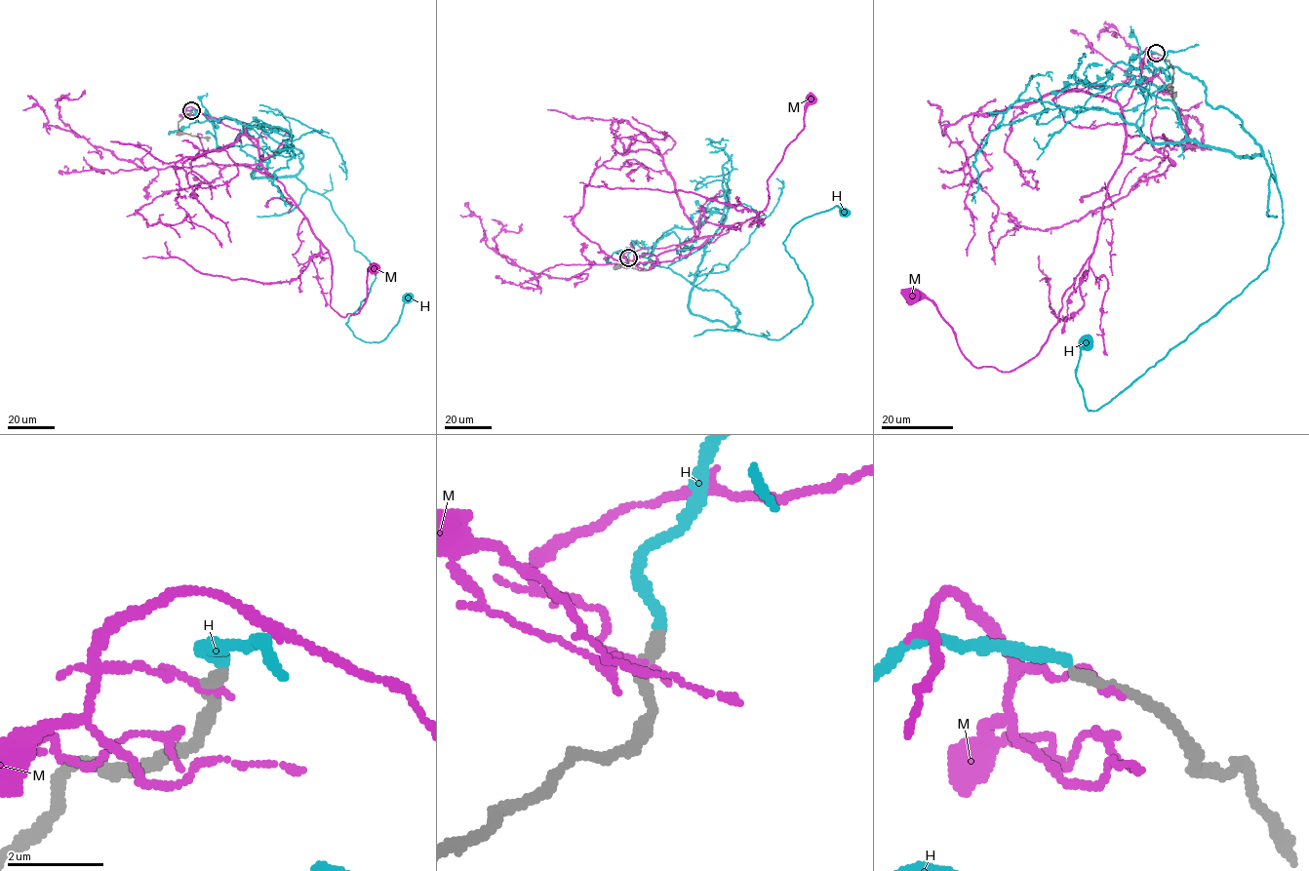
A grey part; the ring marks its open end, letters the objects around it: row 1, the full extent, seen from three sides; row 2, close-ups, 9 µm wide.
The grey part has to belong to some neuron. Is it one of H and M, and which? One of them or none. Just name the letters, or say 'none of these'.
H

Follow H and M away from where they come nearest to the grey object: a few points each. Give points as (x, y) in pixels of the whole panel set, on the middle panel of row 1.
H: (628, 257), (632, 240), (721, 293), (733, 327), (779, 339), (812, 304), (783, 243), (845, 211)
M: (628, 258), (626, 252), (680, 245), (754, 217), (767, 205), (767, 181), (803, 129), (813, 99)

